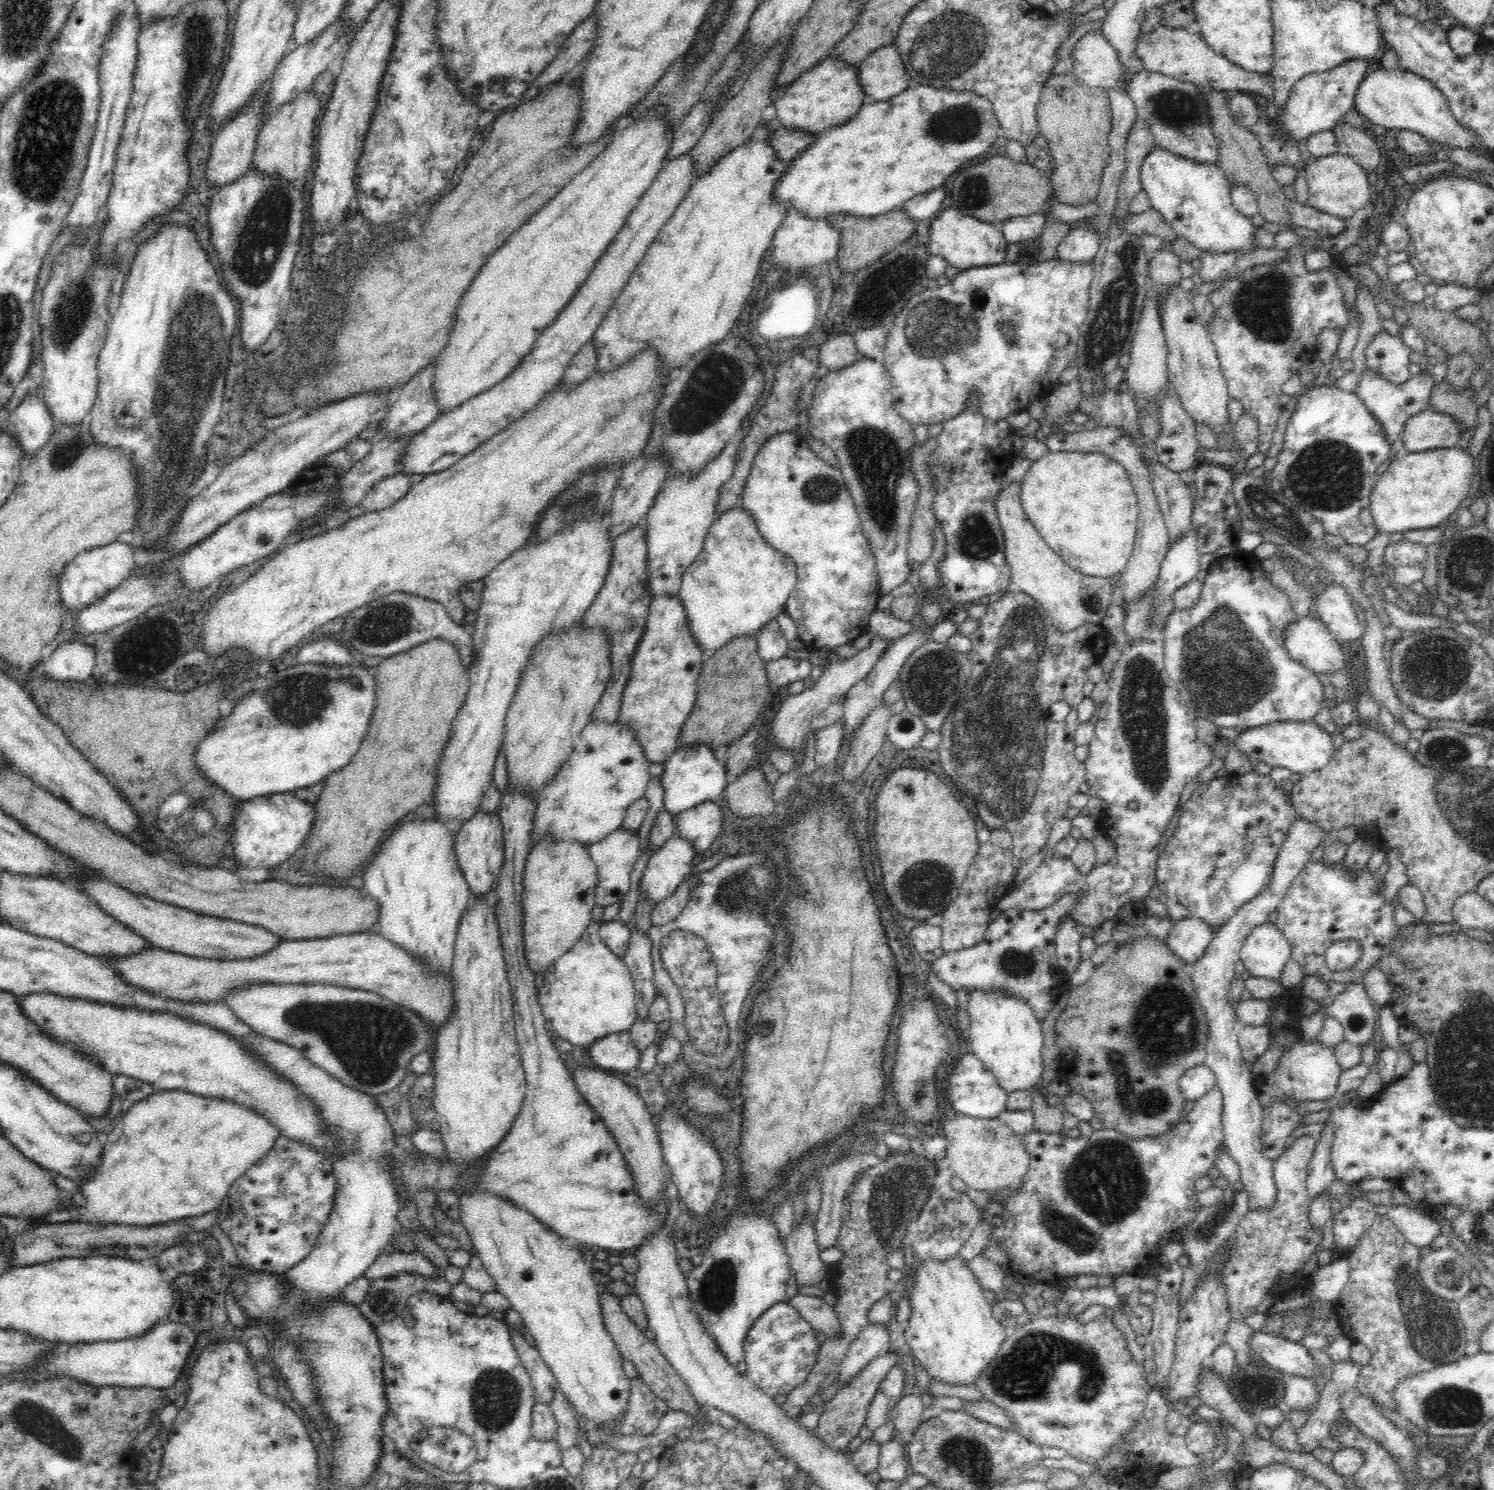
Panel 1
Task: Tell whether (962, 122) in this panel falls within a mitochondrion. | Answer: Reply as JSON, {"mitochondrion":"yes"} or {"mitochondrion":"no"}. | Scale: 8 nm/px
{"mitochondrion":"yes"}

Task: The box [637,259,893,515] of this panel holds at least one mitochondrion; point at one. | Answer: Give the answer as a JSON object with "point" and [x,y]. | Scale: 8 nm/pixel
{"point":[713,385]}

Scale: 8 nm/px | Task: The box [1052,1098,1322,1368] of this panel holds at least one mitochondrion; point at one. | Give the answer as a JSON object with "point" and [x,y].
{"point":[1220,1216]}

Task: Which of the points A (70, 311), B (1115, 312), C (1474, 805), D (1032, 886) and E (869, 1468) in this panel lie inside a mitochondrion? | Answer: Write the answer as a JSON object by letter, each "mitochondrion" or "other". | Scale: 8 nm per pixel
{"A":"mitochondrion","B":"mitochondrion","C":"mitochondrion","D":"other","E":"other"}

